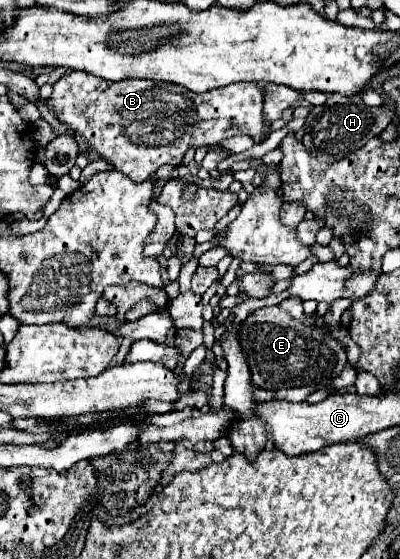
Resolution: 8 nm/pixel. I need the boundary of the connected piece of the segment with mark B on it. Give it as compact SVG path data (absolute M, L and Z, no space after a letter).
M68 72L54 84L54 92L48 100L48 106L54 108L58 120L68 124L76 134L84 136L86 142L104 160L112 162L116 170L126 174L132 182L148 180L164 164L180 166L190 146L198 148L218 144L236 134L246 134L254 142L262 142L270 134L270 124L266 124L264 120L264 88L254 82L236 82L220 90L208 90L204 94L196 94L172 82L160 82L160 80L104 82L104 78L92 78L92 74Z

